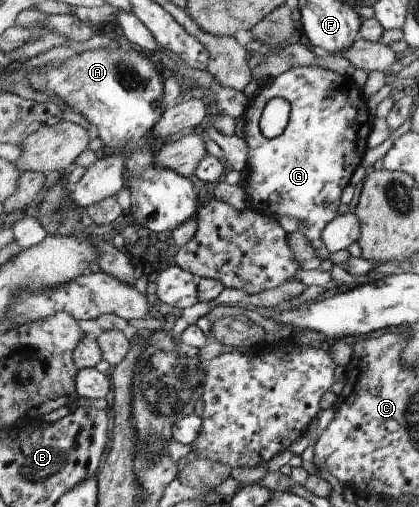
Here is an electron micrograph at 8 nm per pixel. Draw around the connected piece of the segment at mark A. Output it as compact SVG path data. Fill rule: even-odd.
M120 47L117 50L101 48L81 52L63 61L63 63L57 62L56 59L44 65L36 61L28 62L27 64L30 65L32 71L28 78L22 80L22 83L24 84L25 80L29 79L33 89L37 89L37 91L41 91L49 97L51 95L59 96L75 112L83 115L81 120L89 121L97 127L98 137L105 145L105 152L121 152L126 157L125 187L130 191L130 210L135 221L151 229L151 231L161 233L161 231L173 231L188 219L196 219L195 215L200 207L199 191L195 189L190 178L183 177L173 170L158 168L154 163L155 154L149 146L155 139L150 137L153 125L165 111L162 105L164 79L153 63L150 63L149 55L136 48L128 52L121 50Z

